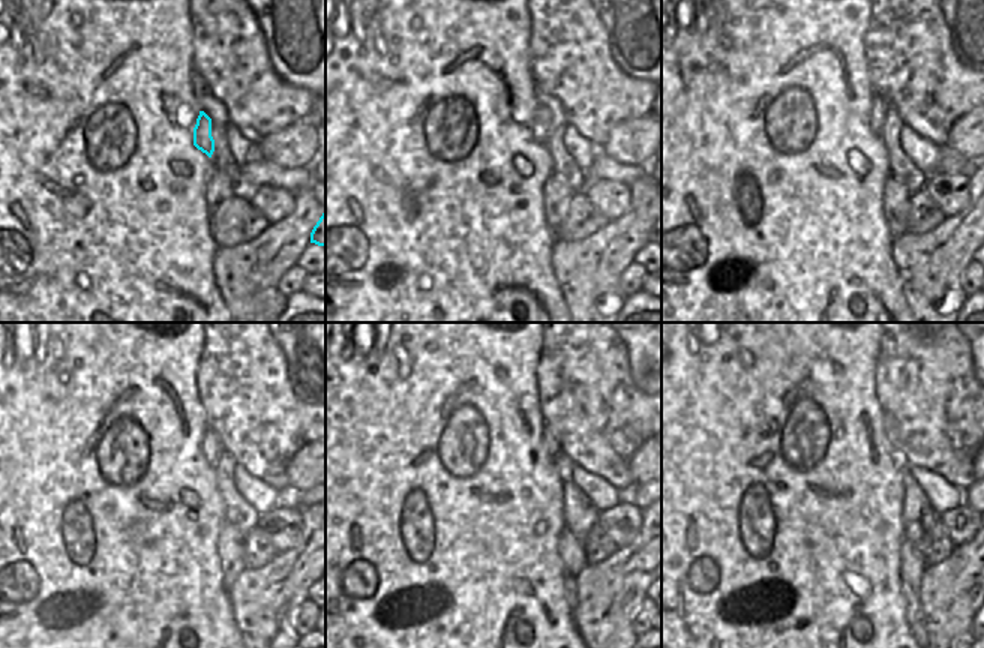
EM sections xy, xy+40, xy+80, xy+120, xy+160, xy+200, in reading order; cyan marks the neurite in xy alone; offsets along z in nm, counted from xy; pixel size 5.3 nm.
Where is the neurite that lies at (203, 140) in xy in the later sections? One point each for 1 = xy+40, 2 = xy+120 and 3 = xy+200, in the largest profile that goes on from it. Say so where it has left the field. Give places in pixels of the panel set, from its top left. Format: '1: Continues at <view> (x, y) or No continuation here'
1: Continues at xy+40 (542, 120)
2: Continues at xy+120 (212, 446)
3: Continues at xy+200 (890, 425).

